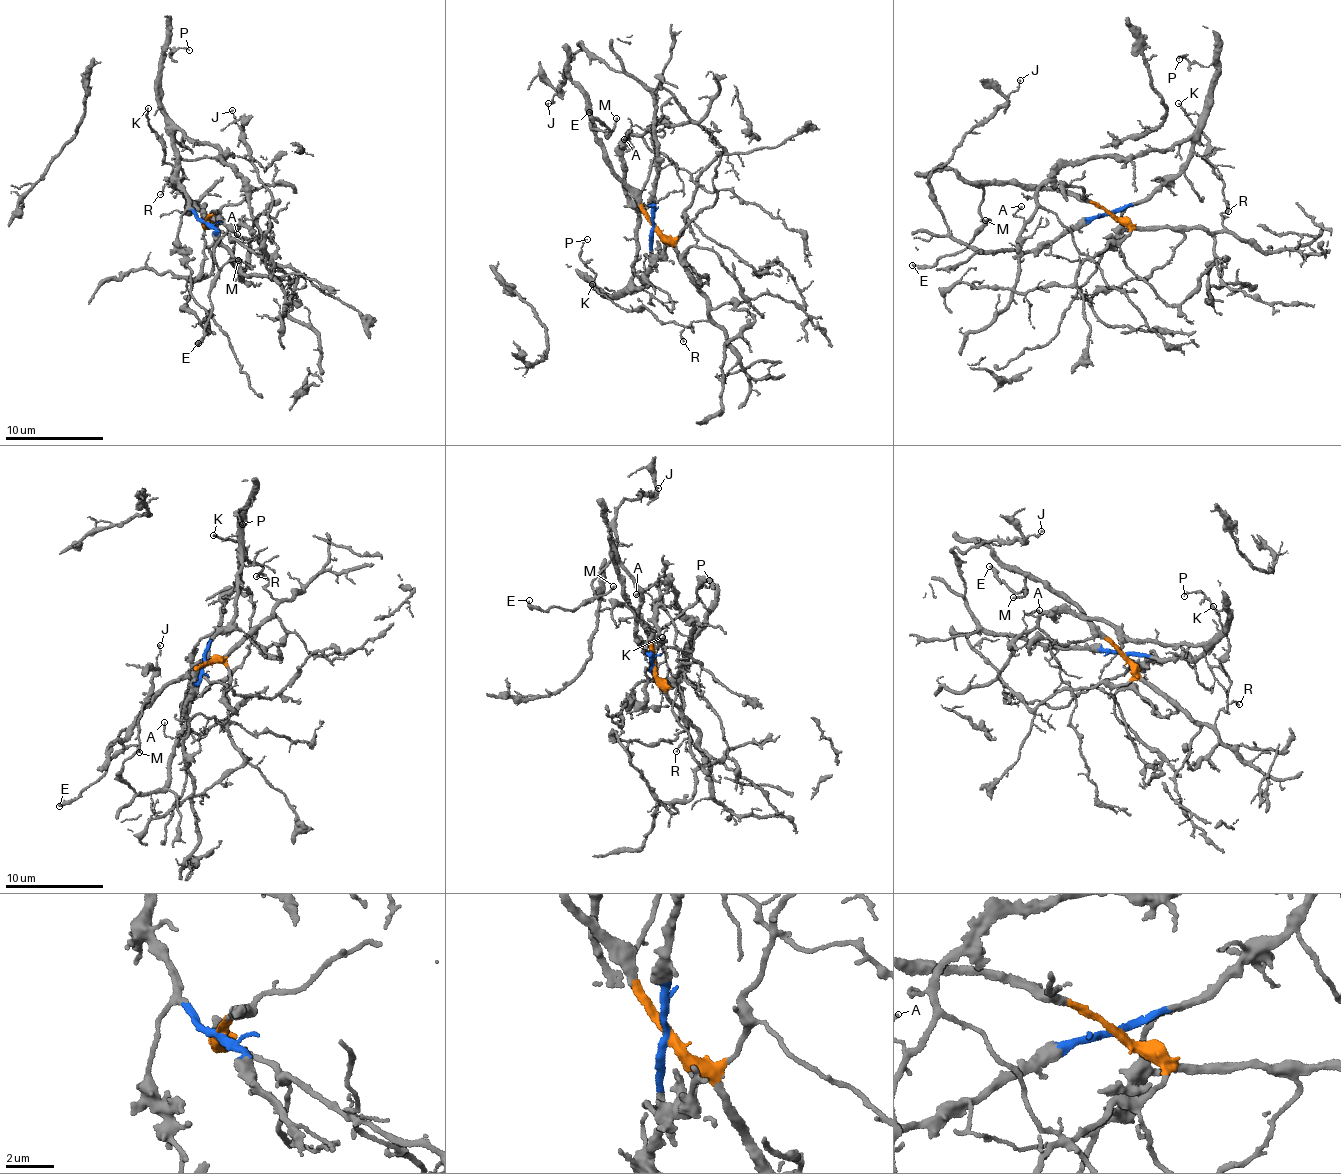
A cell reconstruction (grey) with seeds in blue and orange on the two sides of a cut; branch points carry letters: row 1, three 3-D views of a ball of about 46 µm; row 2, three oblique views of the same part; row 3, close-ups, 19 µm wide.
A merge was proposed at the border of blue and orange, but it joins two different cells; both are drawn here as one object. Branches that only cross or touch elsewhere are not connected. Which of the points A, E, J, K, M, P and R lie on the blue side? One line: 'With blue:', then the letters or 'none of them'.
With blue: A, J, P

